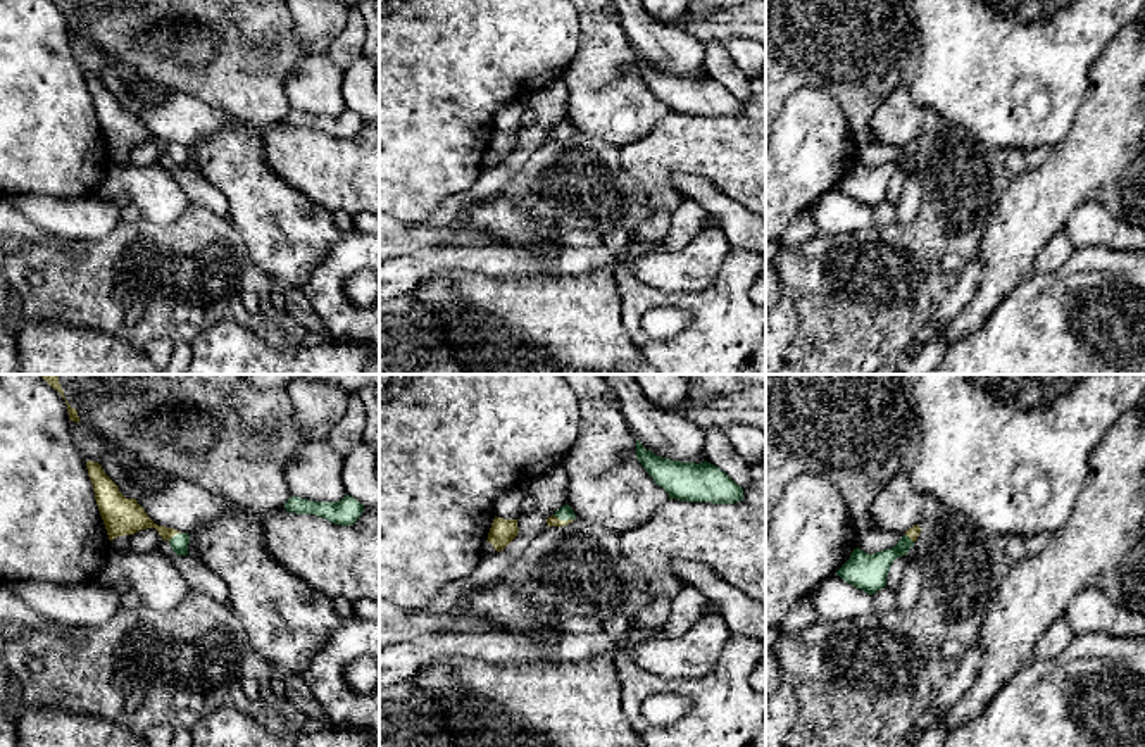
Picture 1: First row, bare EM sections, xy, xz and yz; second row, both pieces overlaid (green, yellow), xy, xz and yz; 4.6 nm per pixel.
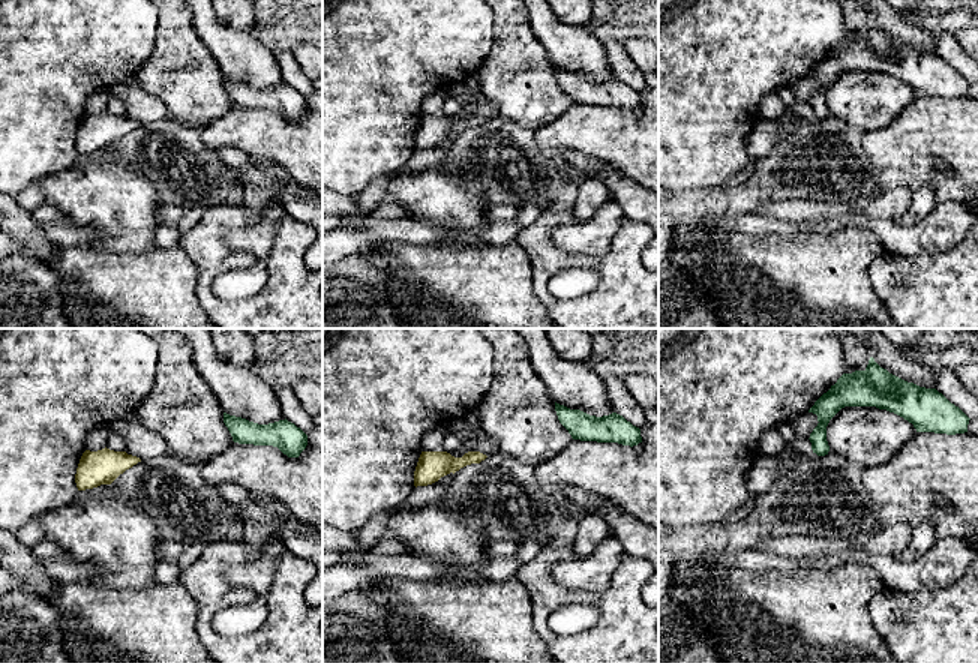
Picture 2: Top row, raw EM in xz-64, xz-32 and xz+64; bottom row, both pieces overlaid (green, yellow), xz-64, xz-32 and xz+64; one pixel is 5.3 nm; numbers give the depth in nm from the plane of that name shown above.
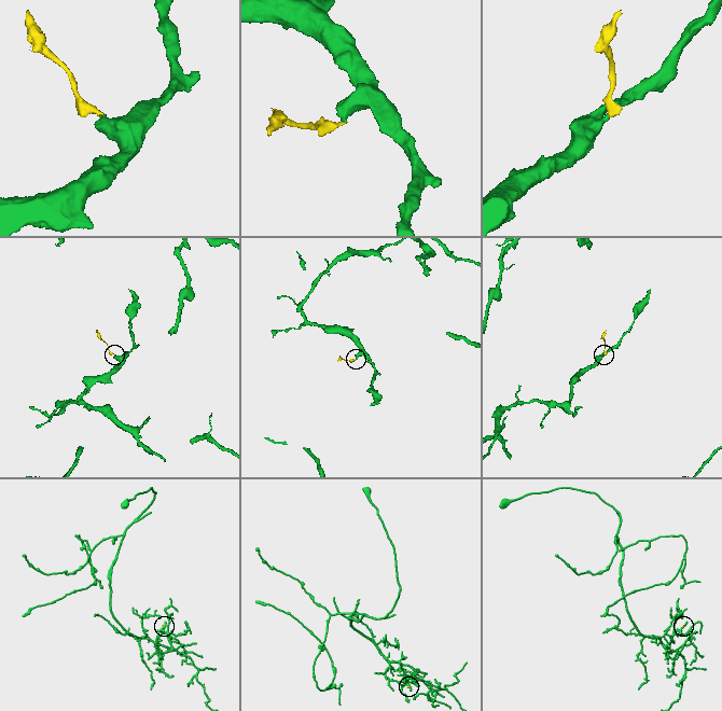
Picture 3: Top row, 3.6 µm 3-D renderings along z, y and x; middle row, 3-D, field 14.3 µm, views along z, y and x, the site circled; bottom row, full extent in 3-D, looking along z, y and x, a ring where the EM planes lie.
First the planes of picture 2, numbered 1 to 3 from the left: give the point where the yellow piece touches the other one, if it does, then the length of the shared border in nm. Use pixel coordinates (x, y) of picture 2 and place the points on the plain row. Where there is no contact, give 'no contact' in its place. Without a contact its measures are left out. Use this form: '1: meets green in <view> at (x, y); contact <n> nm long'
1: no contact
2: no contact
3: no contact

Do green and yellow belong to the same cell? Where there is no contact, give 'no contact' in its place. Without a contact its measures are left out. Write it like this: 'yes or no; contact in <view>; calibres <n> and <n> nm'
yes; contact in xz; calibres 70 and 50 nm

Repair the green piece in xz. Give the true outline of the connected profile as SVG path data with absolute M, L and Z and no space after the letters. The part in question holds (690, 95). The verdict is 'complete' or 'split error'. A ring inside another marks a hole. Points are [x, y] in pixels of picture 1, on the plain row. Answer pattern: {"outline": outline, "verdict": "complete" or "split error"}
{"outline": "M638 53L636 71L654 95L669 107L669 112L712 117L743 114L743 102L707 74L700 78L671 74L652 67Z", "verdict": "complete"}

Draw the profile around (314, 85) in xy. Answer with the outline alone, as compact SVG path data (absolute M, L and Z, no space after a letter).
M328 53L303 57L290 71L285 81L285 93L290 110L314 116L338 116L345 107L341 71Z

